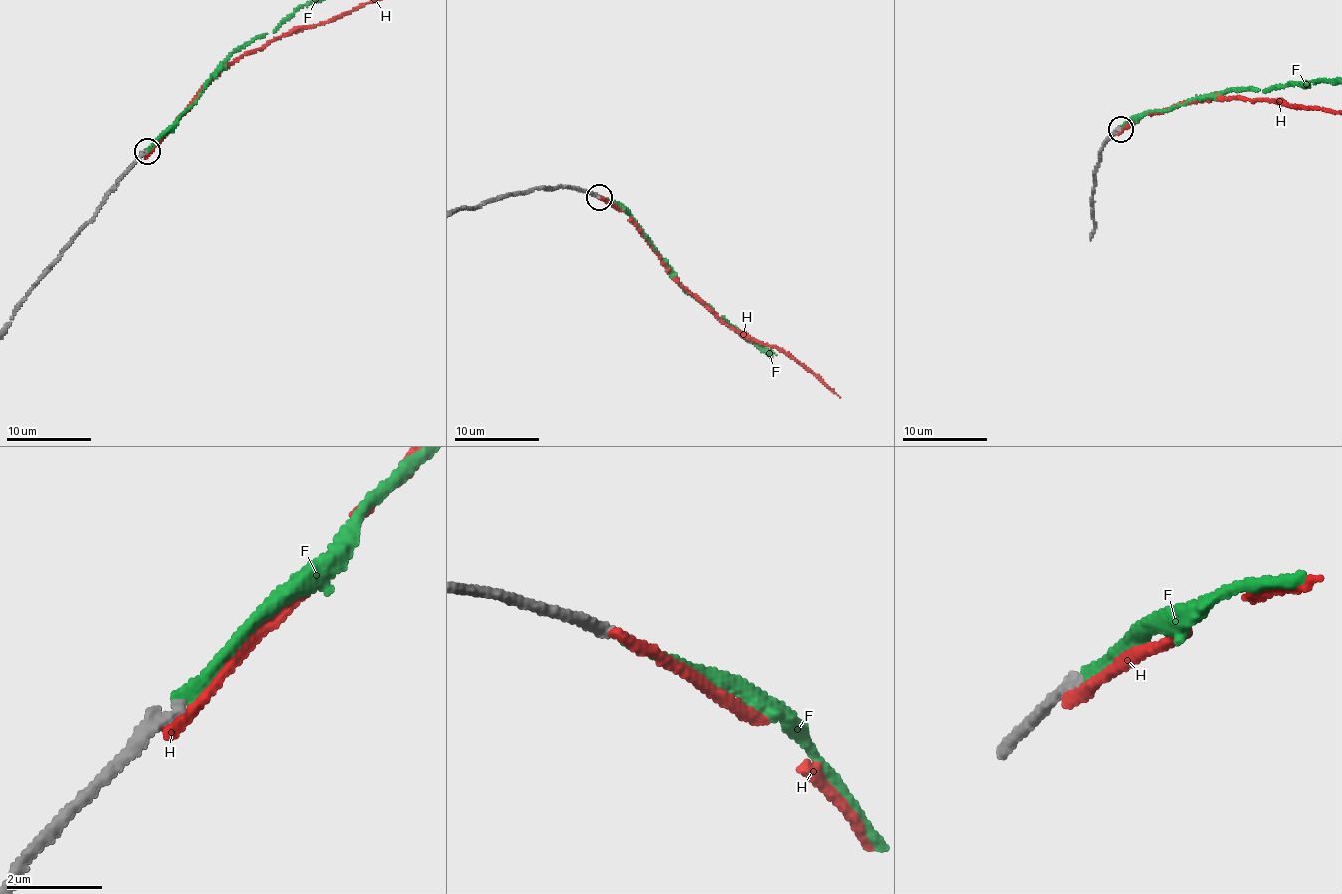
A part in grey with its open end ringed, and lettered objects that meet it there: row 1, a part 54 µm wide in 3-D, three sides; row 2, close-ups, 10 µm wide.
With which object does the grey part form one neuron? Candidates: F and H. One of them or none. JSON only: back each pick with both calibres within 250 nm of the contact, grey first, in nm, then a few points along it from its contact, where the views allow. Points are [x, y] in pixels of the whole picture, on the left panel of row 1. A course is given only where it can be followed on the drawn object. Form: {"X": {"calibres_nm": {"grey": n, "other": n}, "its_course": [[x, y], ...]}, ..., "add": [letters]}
{"F": {"calibres_nm": {"grey": 240, "other": 240}}, "add": ["F"]}

